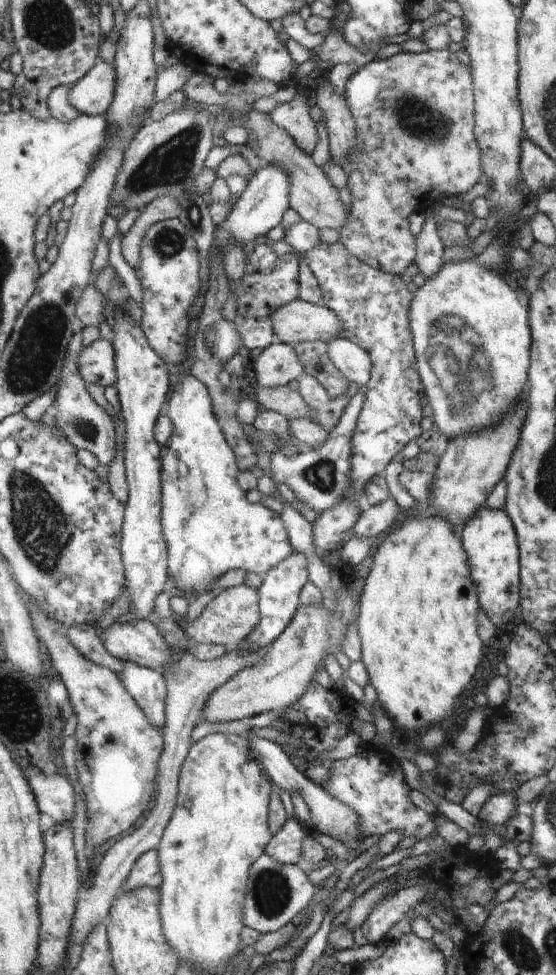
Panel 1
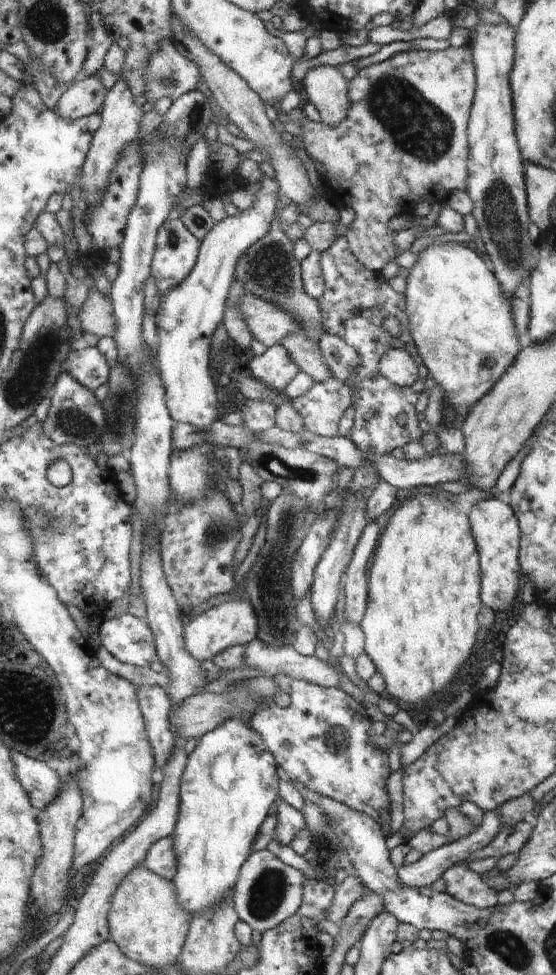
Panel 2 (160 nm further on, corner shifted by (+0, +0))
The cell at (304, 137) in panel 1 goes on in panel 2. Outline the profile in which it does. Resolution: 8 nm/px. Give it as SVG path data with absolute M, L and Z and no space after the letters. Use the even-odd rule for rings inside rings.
M467 46L461 49L455 49L454 47L448 47L446 50L433 52L412 50L404 53L394 54L392 58L385 62L374 64L368 67L364 67L357 72L356 76L347 82L348 99L350 100L350 110L348 110L348 116L346 120L342 122L340 127L327 128L326 126L316 124L310 121L301 107L297 107L294 110L288 112L291 122L299 122L301 127L301 136L303 138L304 146L307 154L312 160L316 162L322 162L327 172L327 178L334 178L338 184L342 184L342 190L346 190L346 196L350 196L354 202L348 202L352 208L358 208L360 206L366 206L366 214L364 216L358 216L354 218L354 222L350 226L343 228L344 240L348 242L350 252L356 260L373 272L381 272L381 270L389 263L394 263L396 258L402 254L402 250L395 248L395 236L396 233L390 230L388 222L391 218L398 215L411 214L411 210L420 201L427 201L428 203L441 202L445 203L450 193L453 190L464 191L468 188L468 156L469 145L467 138L467 128L469 124L469 118L471 114L471 108L473 104L474 94L476 89L476 78L474 72L474 64L472 62L470 53L467 50Z

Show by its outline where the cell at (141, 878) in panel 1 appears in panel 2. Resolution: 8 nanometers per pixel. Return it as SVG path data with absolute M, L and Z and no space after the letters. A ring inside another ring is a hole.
M162 838L154 842L141 865L156 876L172 881L176 876L176 854L172 848L172 838Z

